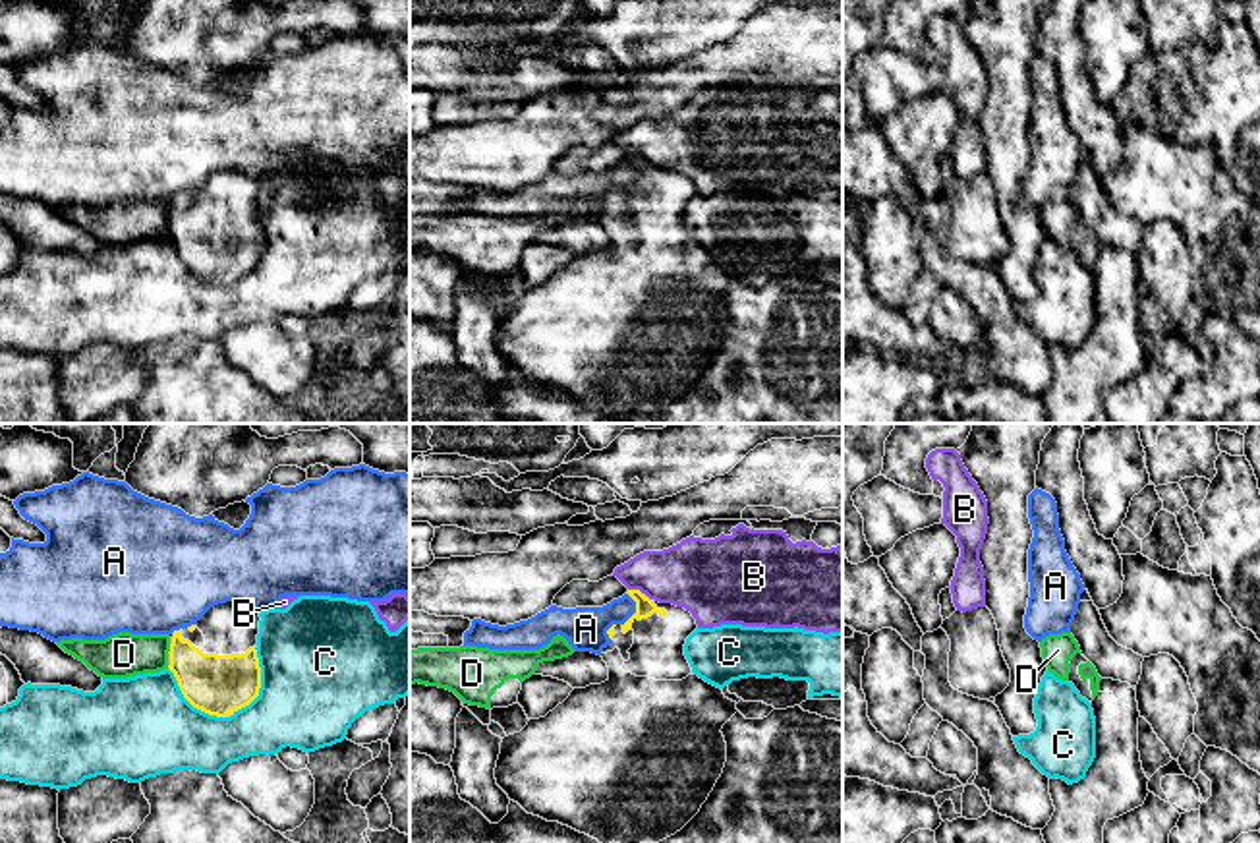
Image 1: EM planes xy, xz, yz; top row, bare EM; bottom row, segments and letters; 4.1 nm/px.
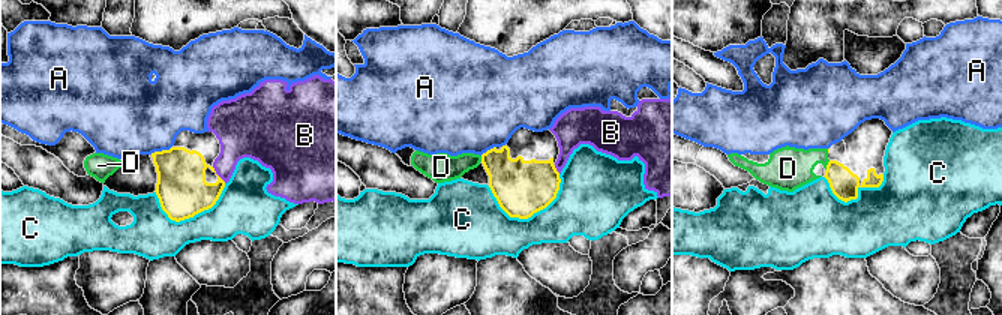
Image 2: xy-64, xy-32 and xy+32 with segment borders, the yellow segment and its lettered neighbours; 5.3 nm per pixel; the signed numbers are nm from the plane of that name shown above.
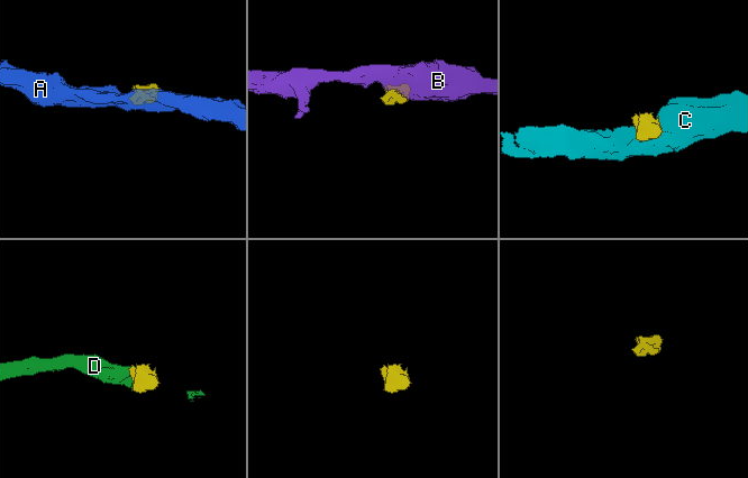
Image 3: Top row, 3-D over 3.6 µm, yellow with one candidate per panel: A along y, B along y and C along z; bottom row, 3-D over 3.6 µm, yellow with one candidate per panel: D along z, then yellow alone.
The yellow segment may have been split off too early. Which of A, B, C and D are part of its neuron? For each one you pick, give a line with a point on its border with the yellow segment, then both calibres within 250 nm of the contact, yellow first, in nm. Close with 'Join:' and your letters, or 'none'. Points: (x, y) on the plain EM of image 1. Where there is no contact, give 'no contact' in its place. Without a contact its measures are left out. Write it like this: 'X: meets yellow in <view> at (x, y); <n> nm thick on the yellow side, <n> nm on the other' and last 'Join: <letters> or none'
Join: none

